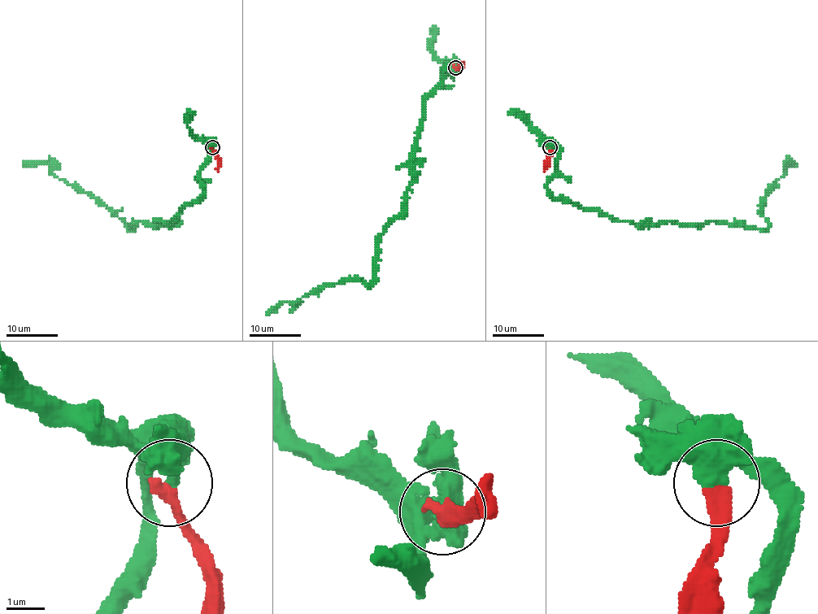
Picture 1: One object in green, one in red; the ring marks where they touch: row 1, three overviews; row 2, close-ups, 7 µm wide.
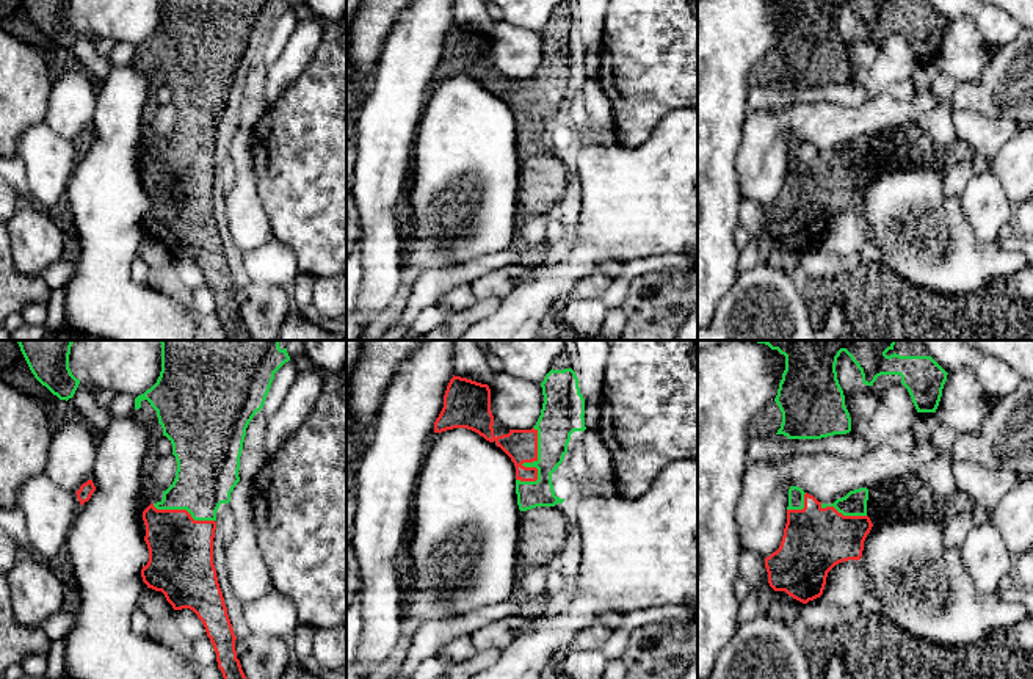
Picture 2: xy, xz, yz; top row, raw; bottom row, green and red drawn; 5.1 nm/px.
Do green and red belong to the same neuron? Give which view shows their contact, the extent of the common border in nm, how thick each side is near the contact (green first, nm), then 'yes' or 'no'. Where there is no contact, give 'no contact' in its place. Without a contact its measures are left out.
xz | 300 nm | 190/170 nm | yes

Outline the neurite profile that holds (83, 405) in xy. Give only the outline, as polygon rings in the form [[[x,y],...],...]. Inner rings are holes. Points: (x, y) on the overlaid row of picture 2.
[[[80,381],[74,397],[67,403],[71,414],[85,420],[96,434],[105,431],[111,420],[108,409],[96,401],[92,387],[83,381]]]

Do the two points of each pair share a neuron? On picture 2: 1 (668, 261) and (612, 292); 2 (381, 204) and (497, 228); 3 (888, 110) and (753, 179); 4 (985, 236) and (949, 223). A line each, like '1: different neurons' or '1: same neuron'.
1: same neuron
2: different neurons
3: same neuron
4: different neurons

